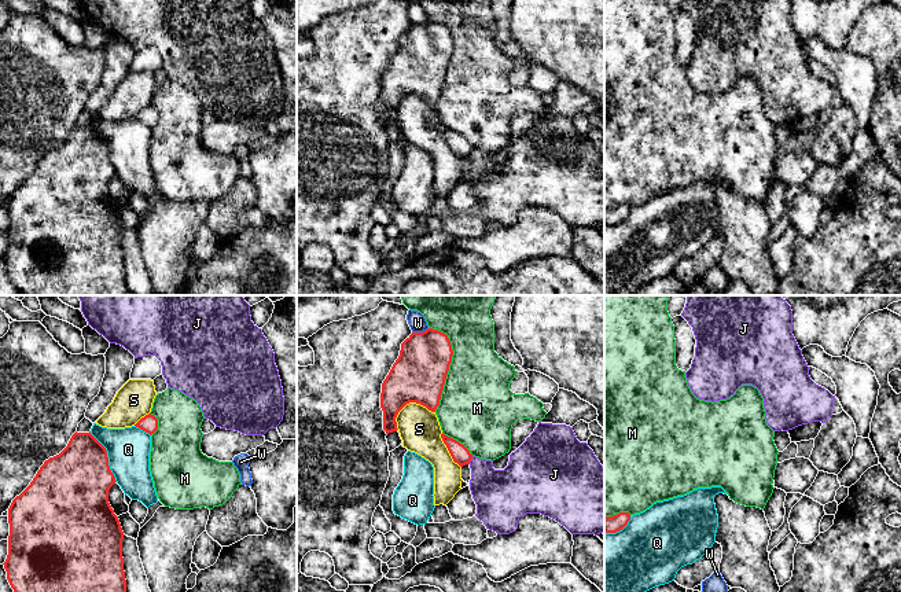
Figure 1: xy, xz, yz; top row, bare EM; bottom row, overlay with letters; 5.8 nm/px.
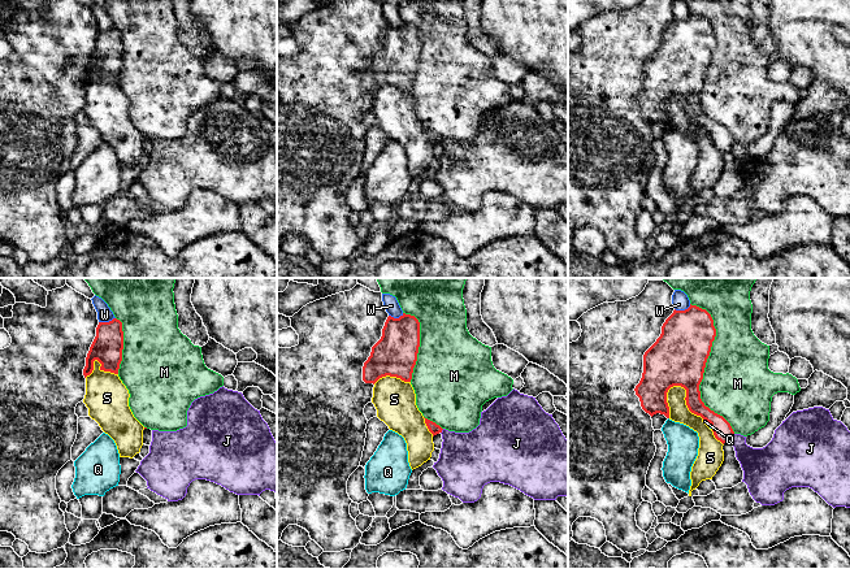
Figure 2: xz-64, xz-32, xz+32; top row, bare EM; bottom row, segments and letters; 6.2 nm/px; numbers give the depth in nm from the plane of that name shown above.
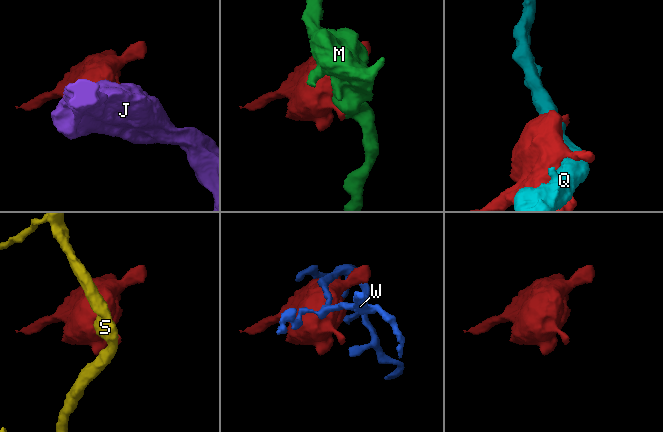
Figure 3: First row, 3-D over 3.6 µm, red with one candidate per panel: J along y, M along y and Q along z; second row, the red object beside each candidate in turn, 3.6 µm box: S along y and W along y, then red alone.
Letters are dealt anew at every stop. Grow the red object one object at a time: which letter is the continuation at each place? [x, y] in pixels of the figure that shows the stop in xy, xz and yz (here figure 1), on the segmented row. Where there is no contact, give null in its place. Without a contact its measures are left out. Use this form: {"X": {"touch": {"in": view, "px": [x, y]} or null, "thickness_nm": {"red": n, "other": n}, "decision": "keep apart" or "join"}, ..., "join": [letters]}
{"J": {"touch": {"in": "xz", "px": [470, 460]}, "thickness_nm": {"red": 110, "other": 280}, "decision": "keep apart"}, "M": {"touch": {"in": "xz", "px": [449, 364]}, "thickness_nm": {"red": 320, "other": 400}, "decision": "keep apart"}, "Q": {"touch": {"in": "xy", "px": [106, 456]}, "thickness_nm": {"red": 400, "other": 260}, "decision": "keep apart"}, "S": {"touch": {"in": "xz", "px": [408, 403]}, "thickness_nm": {"red": 320, "other": 240}, "decision": "keep apart"}, "W": {"touch": {"in": "xz", "px": [419, 333]}, "thickness_nm": {"red": 320, "other": 100}, "decision": "keep apart"}, "join": []}

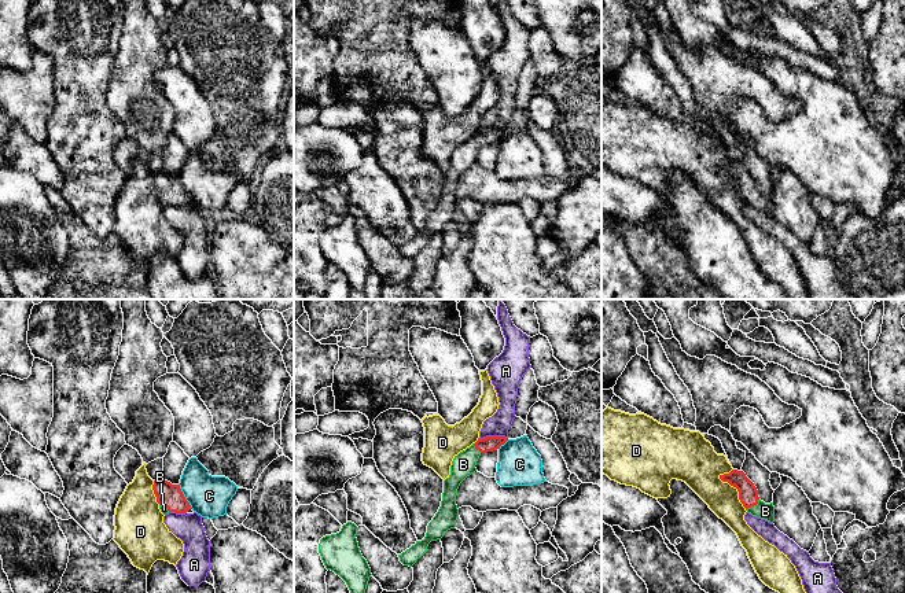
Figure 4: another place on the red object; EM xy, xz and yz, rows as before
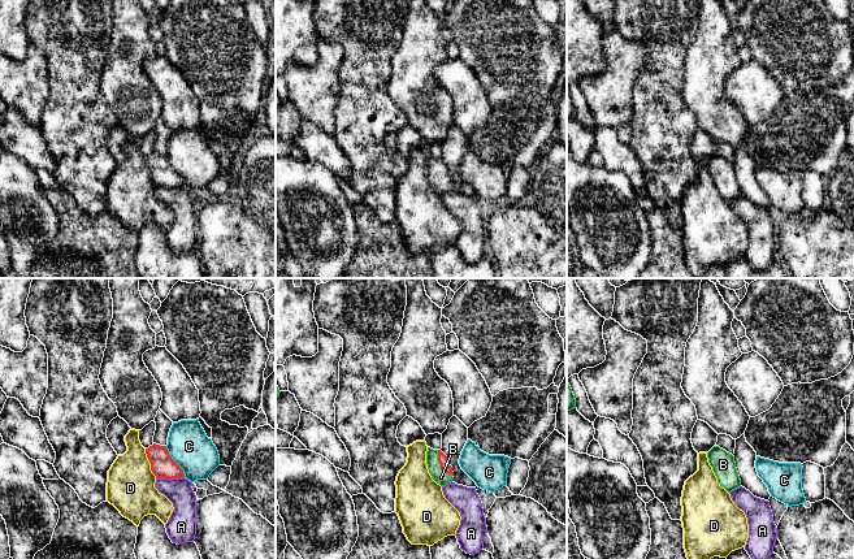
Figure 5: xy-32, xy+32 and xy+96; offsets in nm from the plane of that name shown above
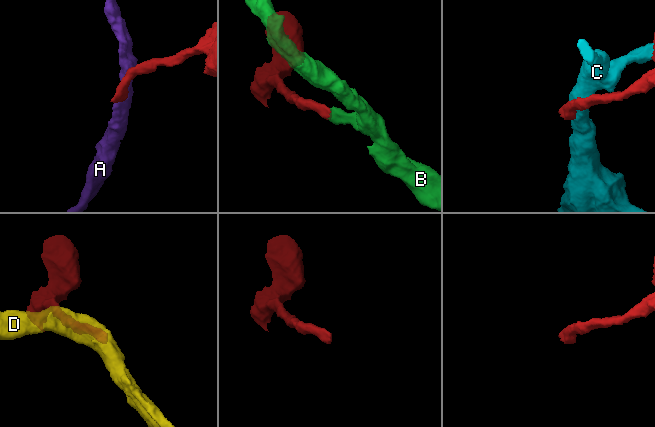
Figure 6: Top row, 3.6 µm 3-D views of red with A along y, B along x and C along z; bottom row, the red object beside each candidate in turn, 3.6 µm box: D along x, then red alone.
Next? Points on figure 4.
{"A": {"touch": {"in": "xz", "px": [492, 437]}, "thickness_nm": {"red": 90, "other": 130}, "decision": "keep apart"}, "B": {"touch": {"in": "yz", "px": [753, 505]}, "thickness_nm": {"red": 110, "other": 100}, "decision": "join"}, "C": {"touch": {"in": "xy", "px": [183, 496]}, "thickness_nm": {"red": 140, "other": 240}, "decision": "keep apart"}, "D": {"touch": {"in": "yz", "px": [736, 487]}, "thickness_nm": {"red": 110, "other": 240}, "decision": "keep apart"}, "join": ["B"]}

